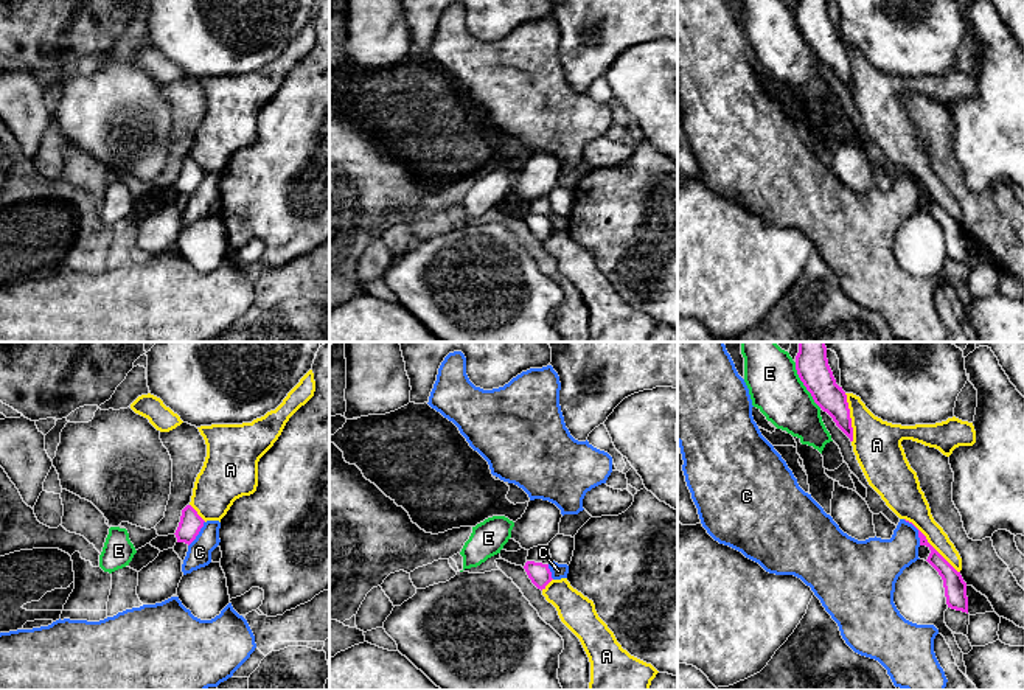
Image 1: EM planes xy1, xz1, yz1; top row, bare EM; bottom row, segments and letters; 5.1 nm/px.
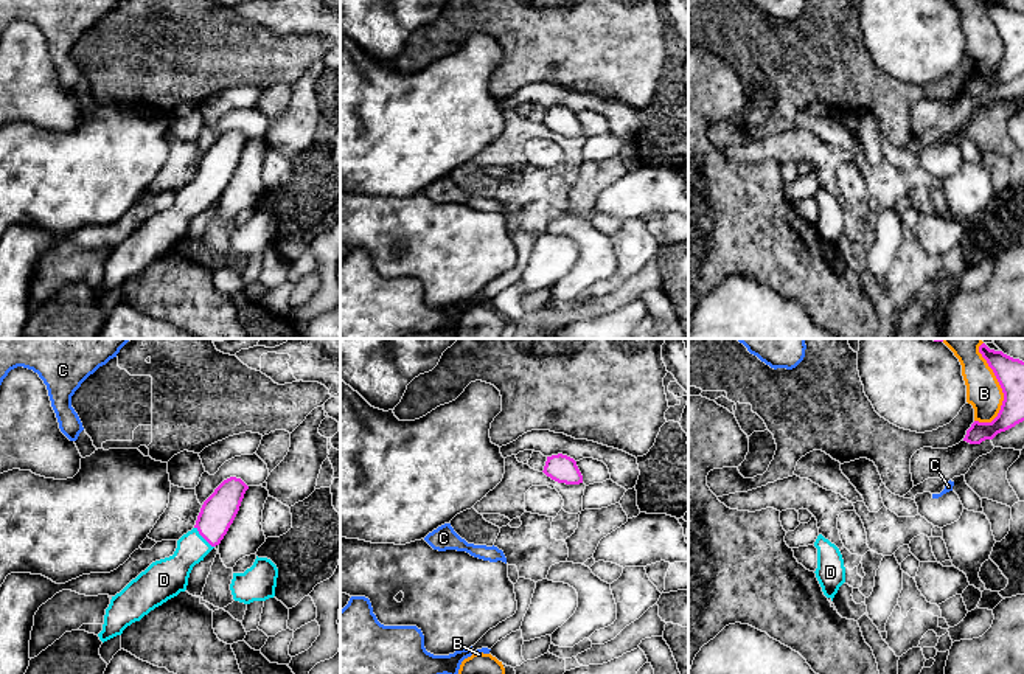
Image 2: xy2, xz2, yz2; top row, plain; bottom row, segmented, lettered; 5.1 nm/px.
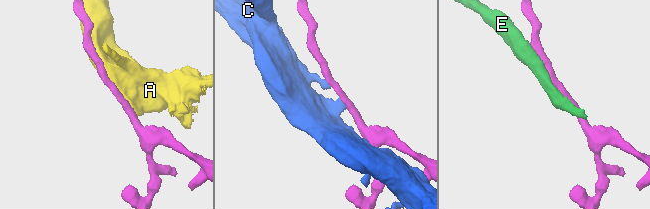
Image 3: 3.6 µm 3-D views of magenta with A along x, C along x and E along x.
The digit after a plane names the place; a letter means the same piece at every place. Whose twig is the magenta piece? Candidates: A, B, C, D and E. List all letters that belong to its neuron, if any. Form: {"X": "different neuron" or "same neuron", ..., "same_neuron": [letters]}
{"A": "different neuron", "B": "different neuron", "C": "different neuron", "D": "same neuron", "E": "different neuron", "same_neuron": ["D"]}

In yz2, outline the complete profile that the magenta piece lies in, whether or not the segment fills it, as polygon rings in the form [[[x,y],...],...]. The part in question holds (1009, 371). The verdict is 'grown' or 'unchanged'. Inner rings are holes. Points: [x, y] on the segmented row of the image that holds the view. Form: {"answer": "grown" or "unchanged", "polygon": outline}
{"answer": "unchanged", "polygon": [[[985,343],[979,346],[979,353],[993,370],[1002,388],[1004,401],[998,416],[991,422],[974,421],[971,424],[963,438],[970,444],[993,439],[998,433],[1024,421],[1024,362],[1002,351],[990,349]]]}

